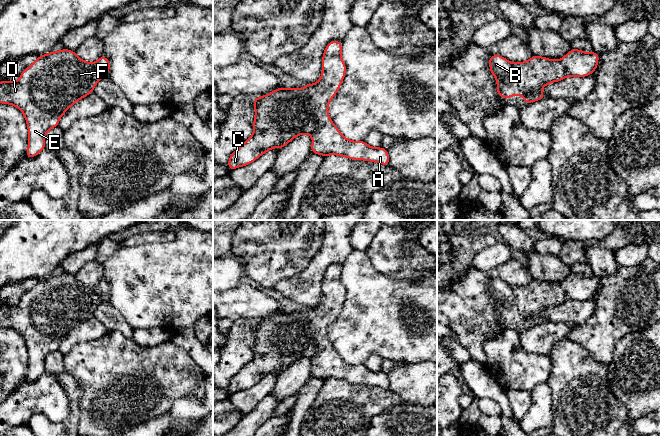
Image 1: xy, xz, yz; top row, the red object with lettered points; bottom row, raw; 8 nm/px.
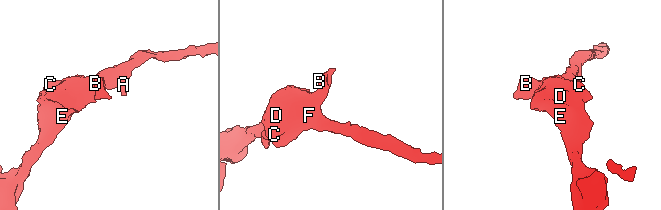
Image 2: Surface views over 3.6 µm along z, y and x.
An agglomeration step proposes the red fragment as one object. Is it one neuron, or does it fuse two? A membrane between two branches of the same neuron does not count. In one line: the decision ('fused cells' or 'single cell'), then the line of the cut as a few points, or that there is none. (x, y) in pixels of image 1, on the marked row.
single cell | no cut

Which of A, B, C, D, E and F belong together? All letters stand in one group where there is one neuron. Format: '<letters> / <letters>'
A B C D E F

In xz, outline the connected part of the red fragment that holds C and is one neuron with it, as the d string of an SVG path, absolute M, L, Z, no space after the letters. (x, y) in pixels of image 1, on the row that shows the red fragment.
M330 41L322 57L322 74L317 83L307 84L300 89L278 88L273 92L253 98L255 118L253 135L230 155L227 163L229 170L251 164L259 156L272 148L286 146L296 136L309 134L313 137L311 153L345 156L353 160L366 160L389 166L388 151L385 148L373 148L364 141L347 140L330 120L328 104L336 95L346 74L346 65L341 58L342 41Z

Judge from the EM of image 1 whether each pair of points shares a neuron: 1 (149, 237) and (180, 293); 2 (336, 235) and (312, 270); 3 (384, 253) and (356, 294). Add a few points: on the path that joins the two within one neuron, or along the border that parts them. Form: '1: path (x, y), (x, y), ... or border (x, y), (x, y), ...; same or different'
1: border (168, 241), (147, 242), (129, 247); different
2: path (336, 244), (321, 261); same
3: border (364, 251), (375, 269), (395, 278); different

